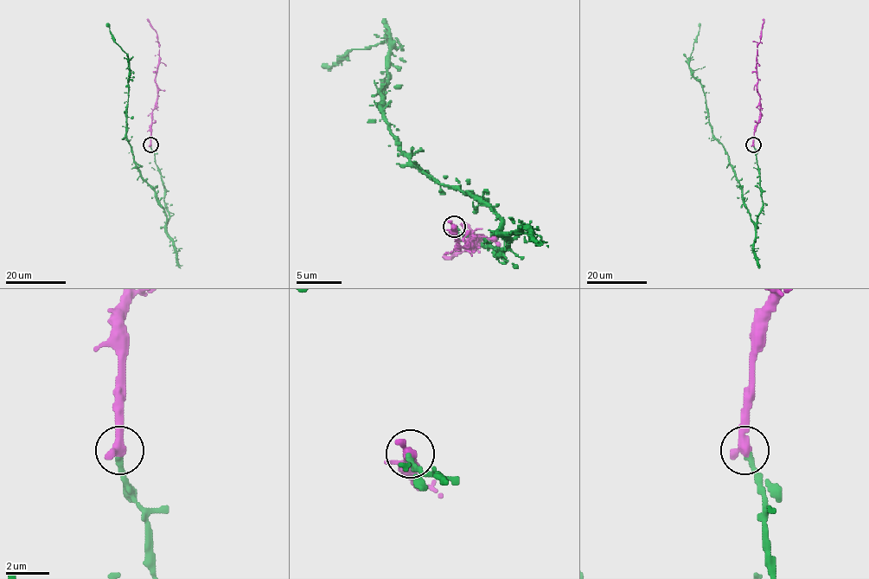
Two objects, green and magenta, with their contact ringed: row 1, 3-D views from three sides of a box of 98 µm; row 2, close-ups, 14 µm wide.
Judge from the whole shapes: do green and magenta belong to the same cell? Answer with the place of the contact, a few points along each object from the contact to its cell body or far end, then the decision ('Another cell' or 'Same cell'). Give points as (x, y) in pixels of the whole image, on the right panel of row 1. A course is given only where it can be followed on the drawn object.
Place: (753, 144). Course of green: (753, 145), (763, 207), (756, 222), (729, 156), (712, 133), (702, 86), (689, 67), (699, 23). Course of magenta: (753, 145), (754, 127), (760, 112), (757, 62), (763, 19). Same cell

